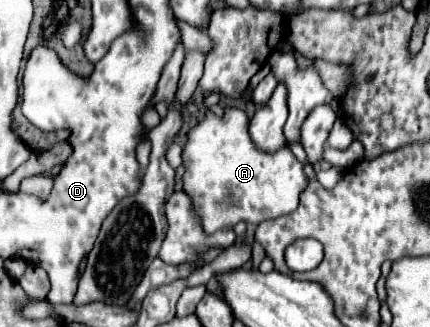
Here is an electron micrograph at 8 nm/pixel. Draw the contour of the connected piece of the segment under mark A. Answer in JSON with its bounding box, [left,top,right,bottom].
[182,107,308,235]

